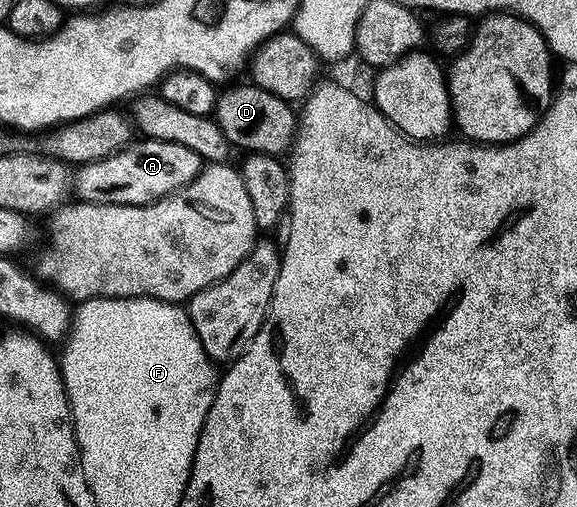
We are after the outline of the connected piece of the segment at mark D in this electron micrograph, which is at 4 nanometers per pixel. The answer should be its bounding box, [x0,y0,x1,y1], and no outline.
[212,85,296,155]

